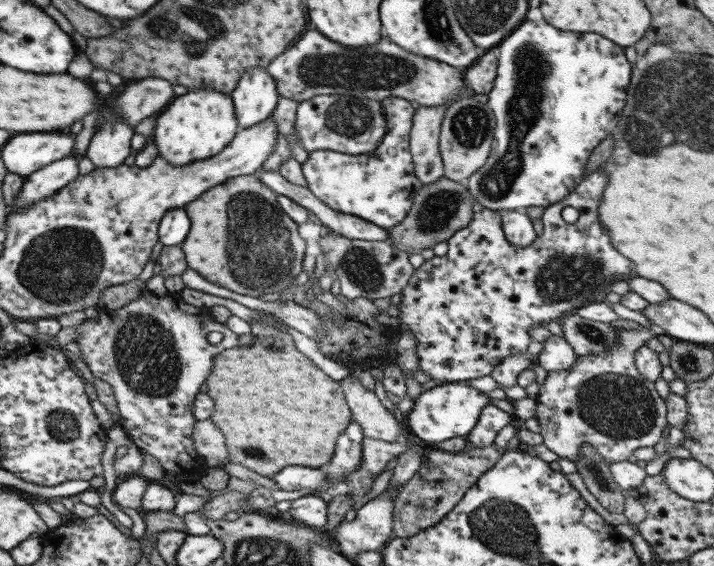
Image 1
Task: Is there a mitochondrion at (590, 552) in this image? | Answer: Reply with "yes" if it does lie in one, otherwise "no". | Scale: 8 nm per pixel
no

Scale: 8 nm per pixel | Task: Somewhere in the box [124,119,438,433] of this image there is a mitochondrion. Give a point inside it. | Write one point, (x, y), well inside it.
(259, 253)

